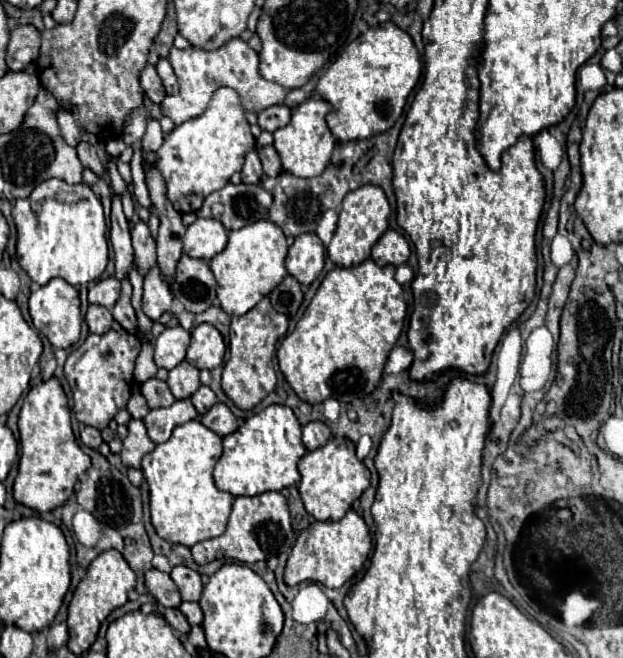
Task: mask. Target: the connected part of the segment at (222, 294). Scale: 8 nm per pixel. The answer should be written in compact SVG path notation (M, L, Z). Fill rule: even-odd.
M256 221L240 231L228 233L228 245L210 261L210 269L218 283L218 301L228 315L248 313L260 299L264 299L284 277L288 243L286 235L272 221Z

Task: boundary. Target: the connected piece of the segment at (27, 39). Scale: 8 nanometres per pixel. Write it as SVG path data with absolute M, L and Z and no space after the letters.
M18 25L12 31L7 47L6 63L12 71L22 71L39 57L40 31L34 25Z

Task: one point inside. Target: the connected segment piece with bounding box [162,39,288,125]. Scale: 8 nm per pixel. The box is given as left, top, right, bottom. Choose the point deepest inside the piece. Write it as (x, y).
(235, 64)

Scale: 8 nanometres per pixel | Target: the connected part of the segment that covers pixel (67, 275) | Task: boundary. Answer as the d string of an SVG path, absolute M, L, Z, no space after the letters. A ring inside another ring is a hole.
M46 179L40 185L36 185L26 199L16 201L12 209L12 219L16 223L18 233L18 263L38 285L46 285L50 279L62 277L64 281L78 287L96 281L104 273L108 263L106 221L102 203L88 185L68 185L62 179Z

